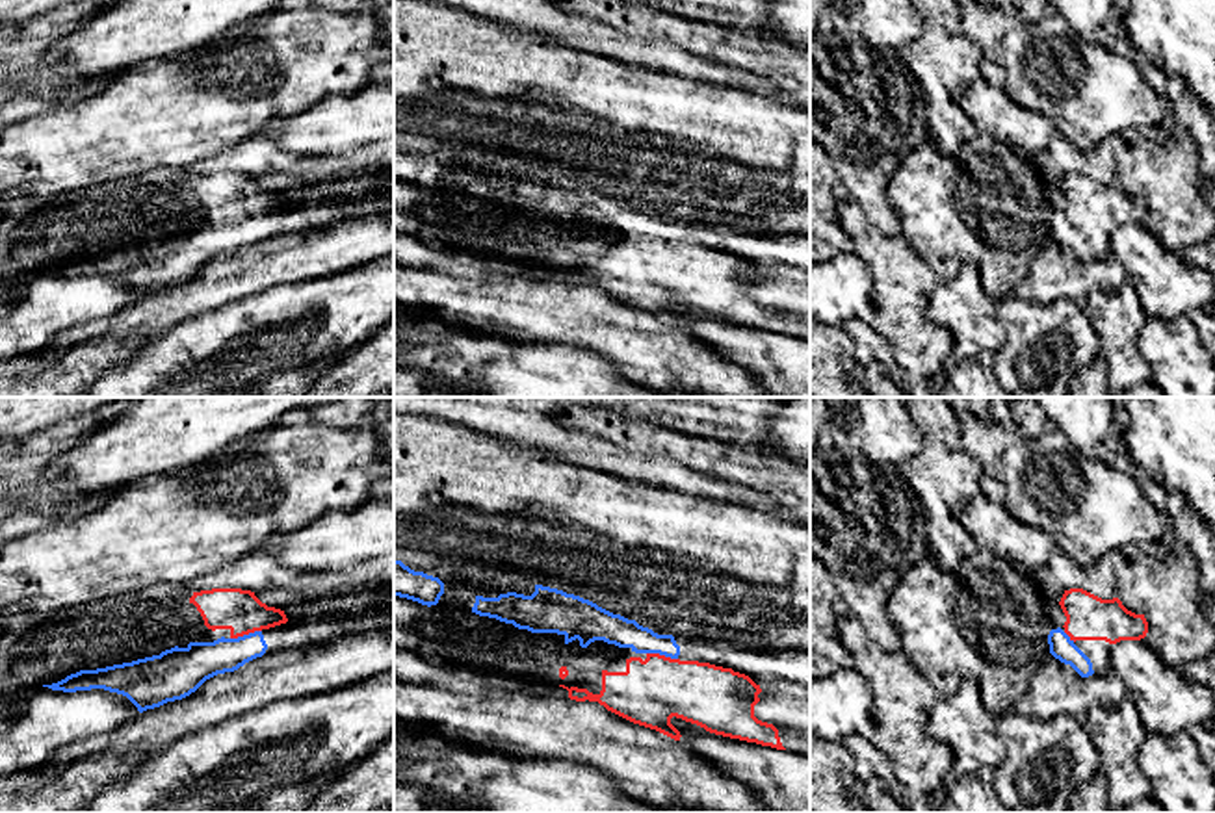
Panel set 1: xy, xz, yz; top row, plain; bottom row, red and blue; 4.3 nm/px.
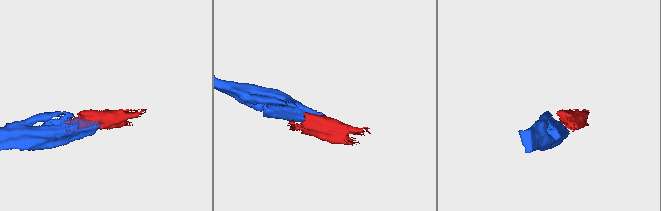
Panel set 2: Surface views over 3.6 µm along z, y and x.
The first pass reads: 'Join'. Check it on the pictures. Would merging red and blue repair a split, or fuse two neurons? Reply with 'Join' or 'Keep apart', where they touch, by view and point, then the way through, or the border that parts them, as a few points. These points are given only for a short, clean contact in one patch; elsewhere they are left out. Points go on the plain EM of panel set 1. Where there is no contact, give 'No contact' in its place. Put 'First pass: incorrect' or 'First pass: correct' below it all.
Join. Touches red at xy (246, 218). Path across: xy (240, 195), (246, 201), (246, 218), (223, 240), (199, 245)
First pass: correct

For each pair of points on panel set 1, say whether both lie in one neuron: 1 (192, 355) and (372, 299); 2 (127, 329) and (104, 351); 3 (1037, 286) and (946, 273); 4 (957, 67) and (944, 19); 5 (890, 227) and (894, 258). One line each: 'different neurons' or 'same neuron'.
1: same neuron
2: different neurons
3: different neurons
4: same neuron
5: different neurons

